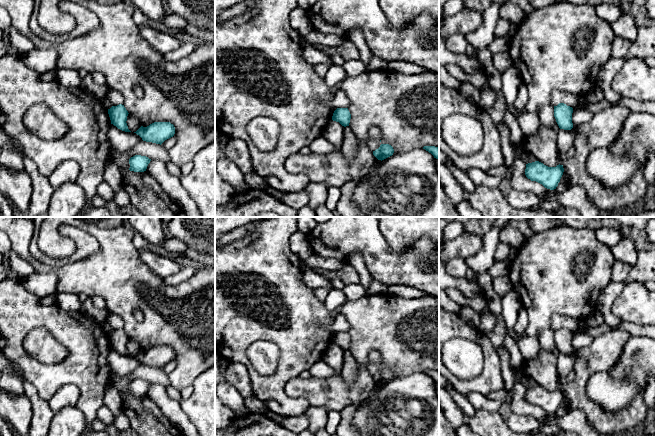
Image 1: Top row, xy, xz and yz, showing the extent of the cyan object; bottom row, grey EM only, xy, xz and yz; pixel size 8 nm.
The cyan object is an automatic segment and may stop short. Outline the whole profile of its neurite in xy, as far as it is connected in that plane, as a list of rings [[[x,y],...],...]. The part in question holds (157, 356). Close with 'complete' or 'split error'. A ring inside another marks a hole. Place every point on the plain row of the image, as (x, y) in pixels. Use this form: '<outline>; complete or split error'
[[[154,346],[147,351],[141,350],[136,356],[143,365],[162,368],[175,358],[175,351],[170,346]]]; complete

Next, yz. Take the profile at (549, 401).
[[[539,385],[526,388],[525,393],[525,399],[528,403],[536,405],[550,414],[556,413],[563,396],[563,389],[548,391]]]; complete

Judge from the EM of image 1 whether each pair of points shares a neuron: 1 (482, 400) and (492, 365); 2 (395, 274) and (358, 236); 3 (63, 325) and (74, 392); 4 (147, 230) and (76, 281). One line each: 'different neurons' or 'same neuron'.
1: different neurons
2: same neuron
3: different neurons
4: different neurons

